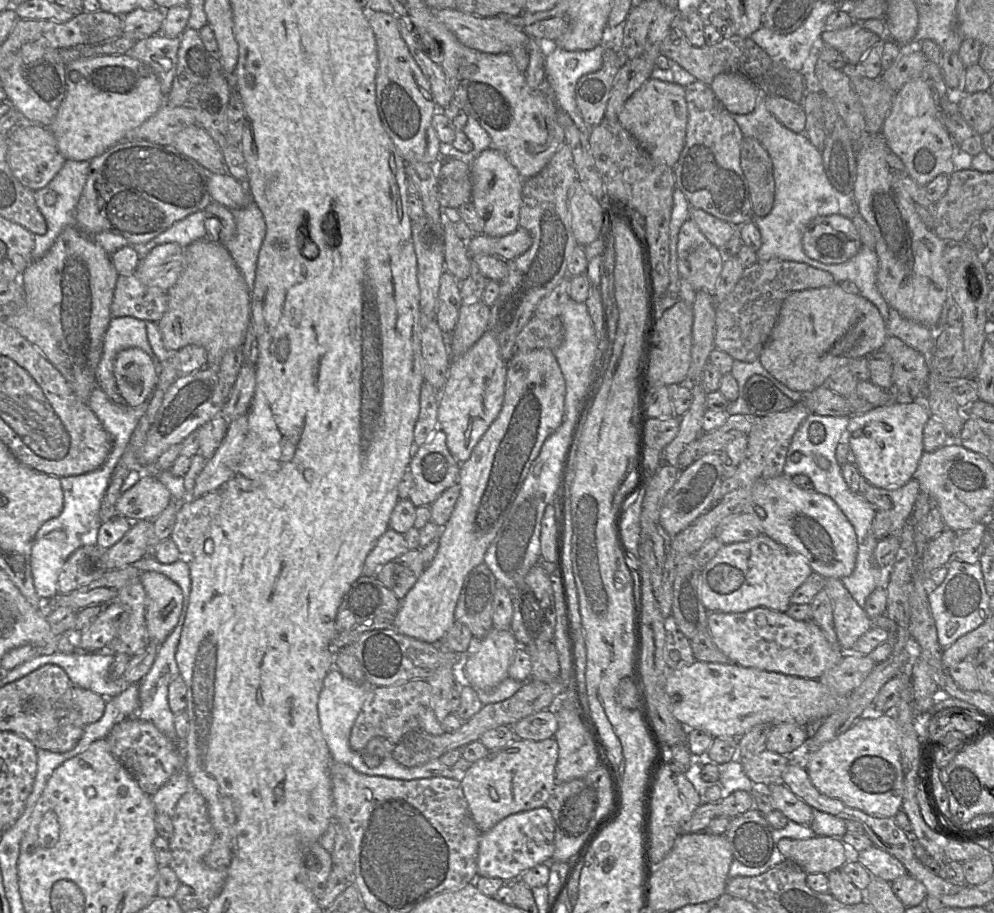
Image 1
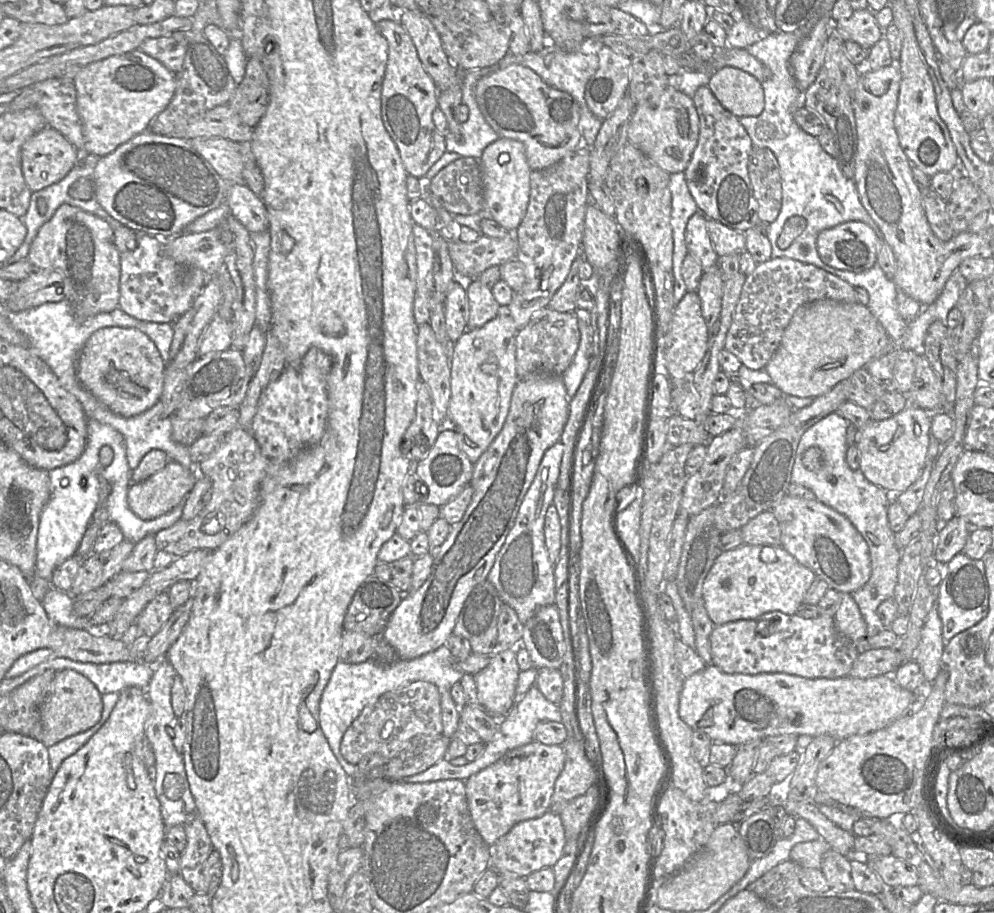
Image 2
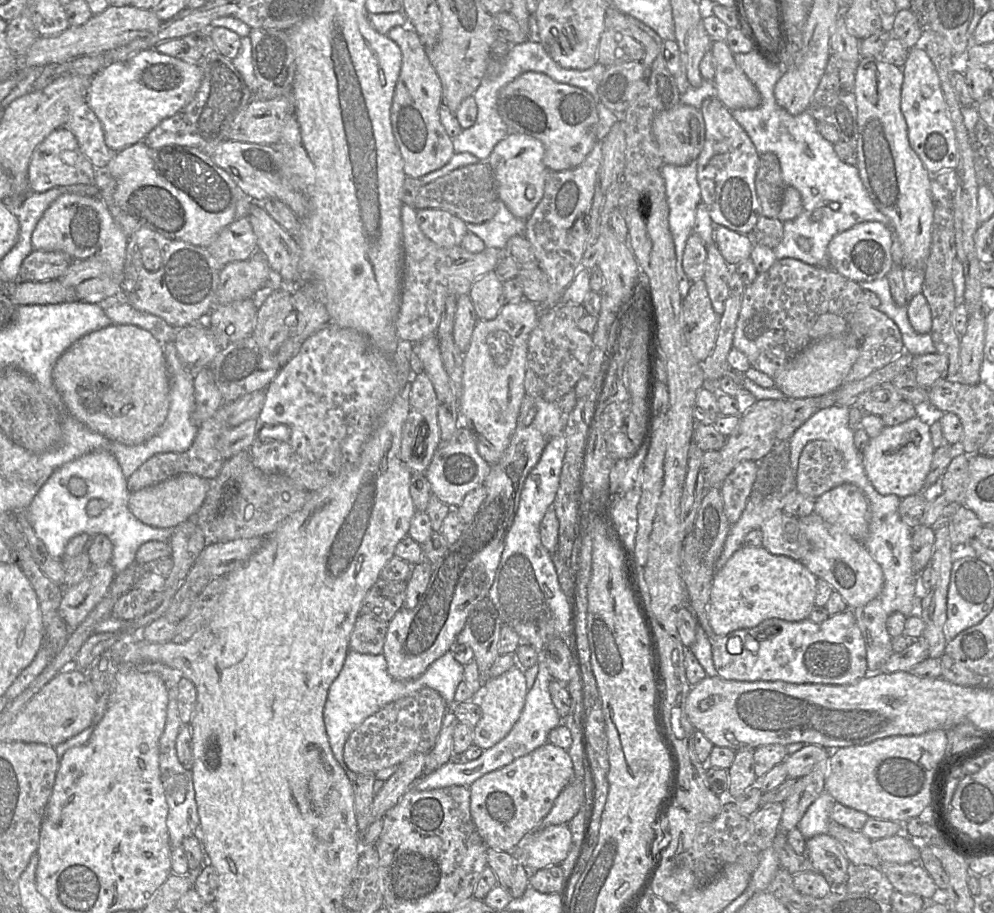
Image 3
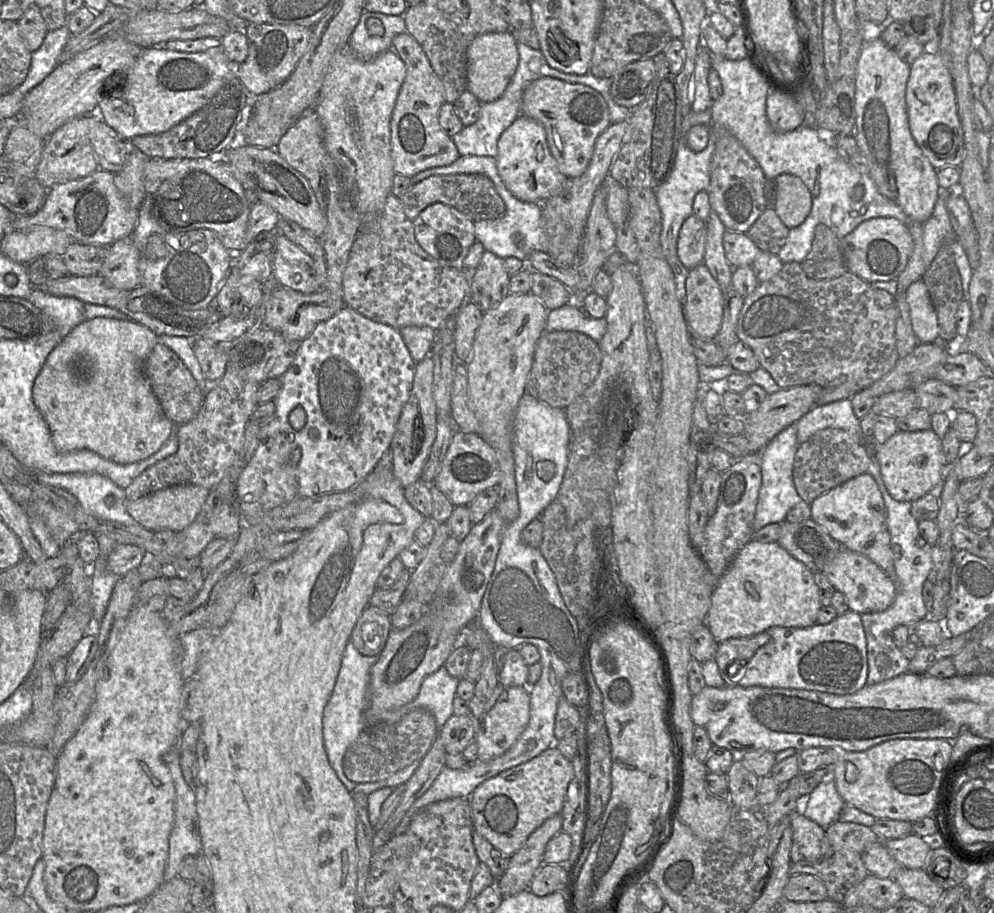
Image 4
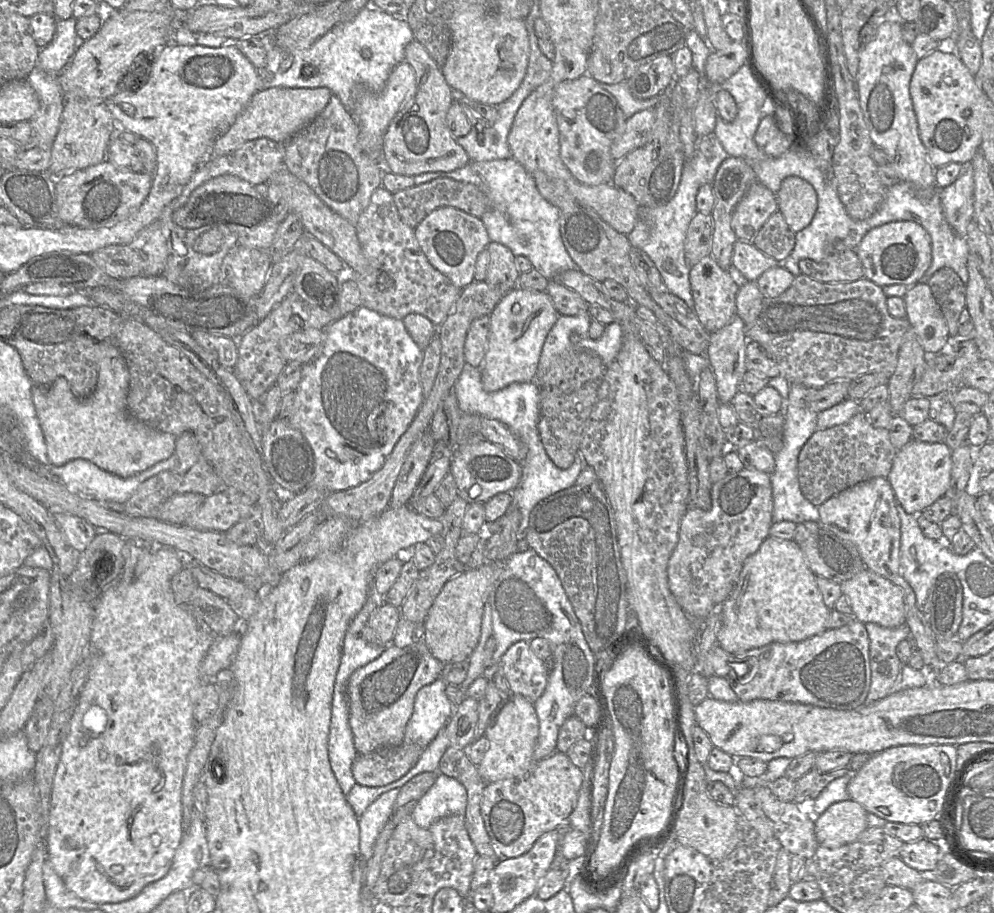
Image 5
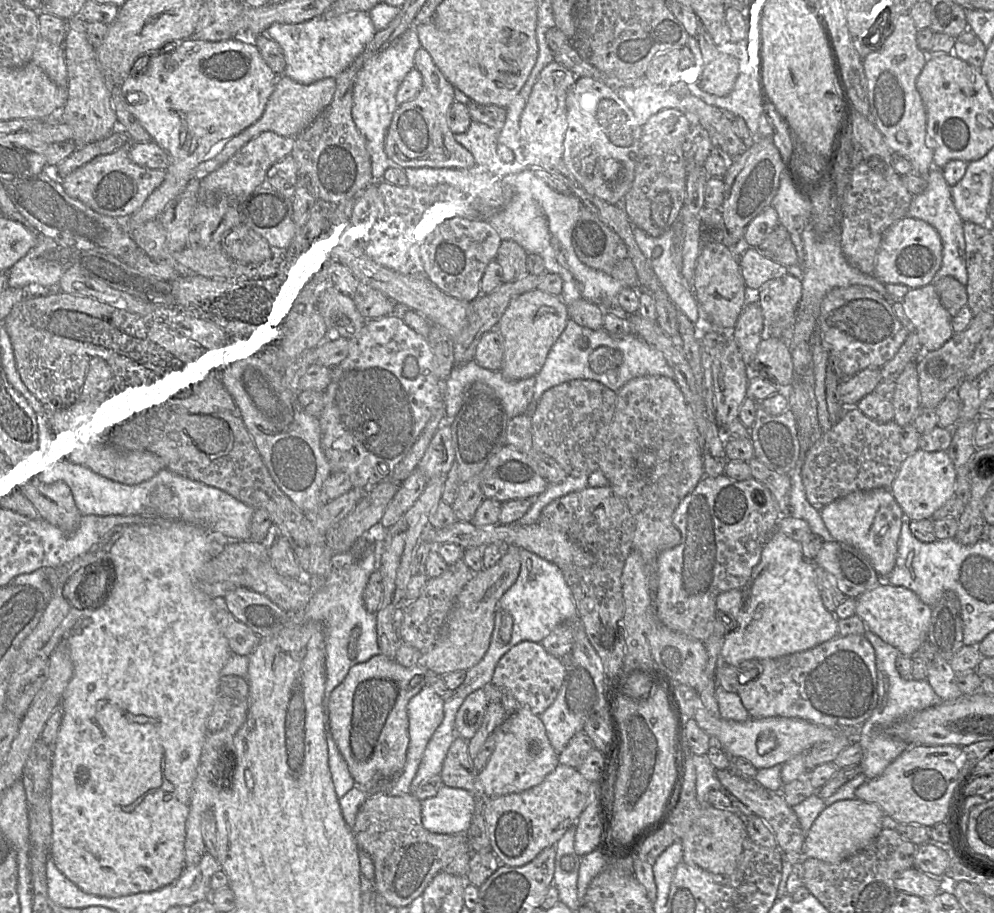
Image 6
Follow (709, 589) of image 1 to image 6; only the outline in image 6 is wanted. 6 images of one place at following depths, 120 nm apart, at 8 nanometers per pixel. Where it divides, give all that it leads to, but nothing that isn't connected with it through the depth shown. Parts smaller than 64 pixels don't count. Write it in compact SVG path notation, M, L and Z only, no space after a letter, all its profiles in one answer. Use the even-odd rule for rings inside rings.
M776 529L764 546L759 563L742 590L741 608L737 615L736 628L723 641L723 661L732 666L751 659L779 658L806 651L838 636L838 619L828 611L821 599L815 578L813 561L804 558L801 543Z

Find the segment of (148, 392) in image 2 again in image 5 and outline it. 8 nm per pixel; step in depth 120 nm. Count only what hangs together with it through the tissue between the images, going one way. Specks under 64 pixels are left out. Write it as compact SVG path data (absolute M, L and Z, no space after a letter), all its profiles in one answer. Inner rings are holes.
M104 344L103 359L99 362L97 384L93 392L85 397L76 397L64 377L58 377L51 385L32 385L32 400L42 428L50 462L56 466L74 459L85 459L114 475L126 478L168 459L175 452L176 437L156 430L133 417L127 408L129 371L119 349Z

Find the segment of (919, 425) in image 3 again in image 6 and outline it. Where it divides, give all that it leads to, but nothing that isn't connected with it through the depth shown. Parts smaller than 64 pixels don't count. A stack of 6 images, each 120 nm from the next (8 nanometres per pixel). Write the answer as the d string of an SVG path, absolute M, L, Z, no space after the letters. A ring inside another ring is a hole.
M918 449L905 459L890 487L890 491L911 521L931 519L933 513L955 497L957 472L947 451L926 452Z

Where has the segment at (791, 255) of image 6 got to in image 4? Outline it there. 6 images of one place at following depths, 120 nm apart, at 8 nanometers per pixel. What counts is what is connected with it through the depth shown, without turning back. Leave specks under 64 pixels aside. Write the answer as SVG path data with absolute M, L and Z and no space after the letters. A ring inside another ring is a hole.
M769 206L747 234L761 251L777 255L786 243L789 229L779 219L775 209Z

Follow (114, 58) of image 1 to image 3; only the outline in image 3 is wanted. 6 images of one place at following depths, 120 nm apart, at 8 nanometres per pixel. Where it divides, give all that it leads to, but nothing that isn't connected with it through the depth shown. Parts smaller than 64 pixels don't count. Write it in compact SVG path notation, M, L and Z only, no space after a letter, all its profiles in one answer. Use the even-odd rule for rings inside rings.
M146 49L92 76L86 103L102 125L105 144L118 152L143 141L163 119L188 104L199 88L201 78L202 72L196 63Z

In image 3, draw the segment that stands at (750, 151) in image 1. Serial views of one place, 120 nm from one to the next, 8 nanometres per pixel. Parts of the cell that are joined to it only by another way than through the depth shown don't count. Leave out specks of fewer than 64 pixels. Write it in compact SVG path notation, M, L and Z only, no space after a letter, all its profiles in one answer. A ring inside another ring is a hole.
M772 152L760 154L755 188L760 202L761 215L777 218L784 187L778 157Z

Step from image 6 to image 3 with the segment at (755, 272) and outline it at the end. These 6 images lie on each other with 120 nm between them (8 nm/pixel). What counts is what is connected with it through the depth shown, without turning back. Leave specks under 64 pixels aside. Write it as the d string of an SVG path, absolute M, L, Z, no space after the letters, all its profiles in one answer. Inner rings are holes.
M722 225L714 226L713 242L730 266L737 266L750 258L754 244L748 235L733 231Z

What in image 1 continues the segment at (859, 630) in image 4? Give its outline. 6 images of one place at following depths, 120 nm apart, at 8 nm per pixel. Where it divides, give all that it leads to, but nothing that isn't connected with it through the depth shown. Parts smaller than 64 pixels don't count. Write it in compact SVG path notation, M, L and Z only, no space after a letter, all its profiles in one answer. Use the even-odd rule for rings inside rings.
M764 607L740 613L709 612L707 626L713 642L731 663L768 672L819 679L848 653L832 645L812 620L794 620L785 612Z

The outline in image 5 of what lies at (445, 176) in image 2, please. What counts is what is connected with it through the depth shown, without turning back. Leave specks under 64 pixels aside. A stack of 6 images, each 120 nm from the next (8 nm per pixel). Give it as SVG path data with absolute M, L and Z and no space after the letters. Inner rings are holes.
M445 177L413 185L392 195L401 220L412 229L415 229L427 215L439 207L454 207L480 219L485 212L493 208L490 198L474 184Z

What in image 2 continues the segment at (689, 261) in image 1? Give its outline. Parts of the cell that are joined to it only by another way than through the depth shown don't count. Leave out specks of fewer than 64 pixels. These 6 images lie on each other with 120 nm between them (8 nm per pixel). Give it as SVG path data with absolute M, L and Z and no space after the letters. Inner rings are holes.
M697 211L688 220L685 230L687 252L697 259L703 272L717 265L719 258L710 239L706 221L707 217Z

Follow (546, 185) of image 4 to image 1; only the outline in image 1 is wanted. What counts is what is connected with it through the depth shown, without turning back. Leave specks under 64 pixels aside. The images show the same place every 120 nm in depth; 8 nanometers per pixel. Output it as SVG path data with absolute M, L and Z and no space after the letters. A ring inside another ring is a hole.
M488 148L473 159L471 164L471 206L484 221L483 234L493 237L513 233L519 227L524 179L501 152Z

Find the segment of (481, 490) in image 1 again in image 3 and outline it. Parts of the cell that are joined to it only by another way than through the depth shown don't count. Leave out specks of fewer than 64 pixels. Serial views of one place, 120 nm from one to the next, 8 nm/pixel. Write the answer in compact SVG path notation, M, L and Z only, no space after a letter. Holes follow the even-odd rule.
M529 394L524 396L510 444L500 459L491 465L483 483L486 489L485 499L472 520L464 524L458 540L449 545L444 555L433 564L427 589L417 606L414 609L402 606L388 623L382 654L386 660L387 671L395 680L418 678L435 660L450 651L475 605L488 595L505 546L506 535L519 505L525 479L536 466L546 444L552 438L564 433L565 418L566 414L559 402L549 402Z

